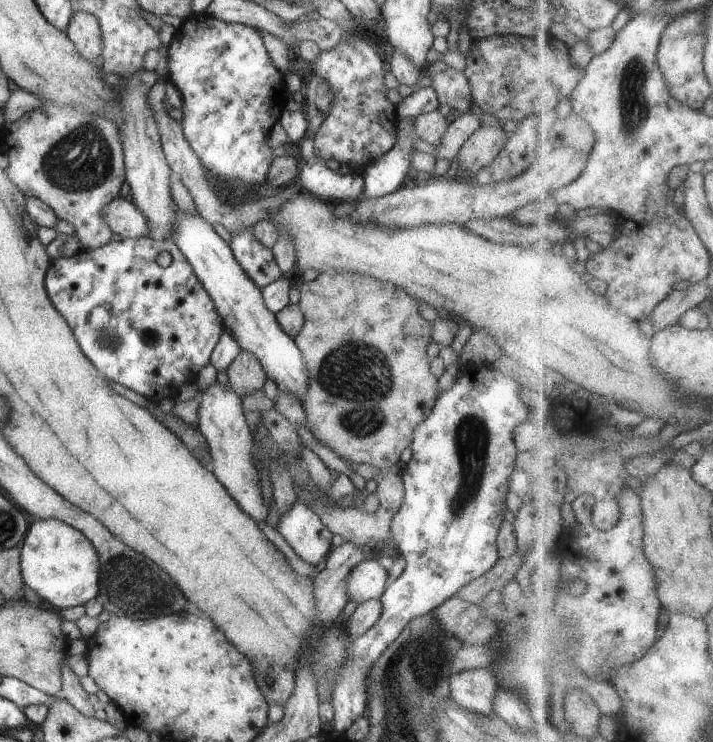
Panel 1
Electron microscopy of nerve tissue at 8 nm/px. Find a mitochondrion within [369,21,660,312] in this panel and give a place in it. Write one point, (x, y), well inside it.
(634, 103)

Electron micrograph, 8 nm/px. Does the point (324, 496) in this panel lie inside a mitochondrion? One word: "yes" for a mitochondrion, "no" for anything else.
no

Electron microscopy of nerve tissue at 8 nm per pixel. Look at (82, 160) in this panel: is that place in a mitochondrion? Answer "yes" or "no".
yes

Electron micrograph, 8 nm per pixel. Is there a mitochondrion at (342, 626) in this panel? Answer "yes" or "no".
no

